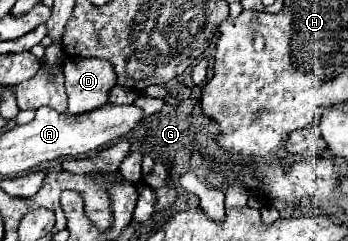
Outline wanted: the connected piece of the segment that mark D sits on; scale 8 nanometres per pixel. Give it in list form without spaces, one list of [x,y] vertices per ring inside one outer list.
[[[77,59],[65,63],[65,89],[71,115],[95,111],[107,103],[107,93],[115,85],[113,65],[105,59]]]

